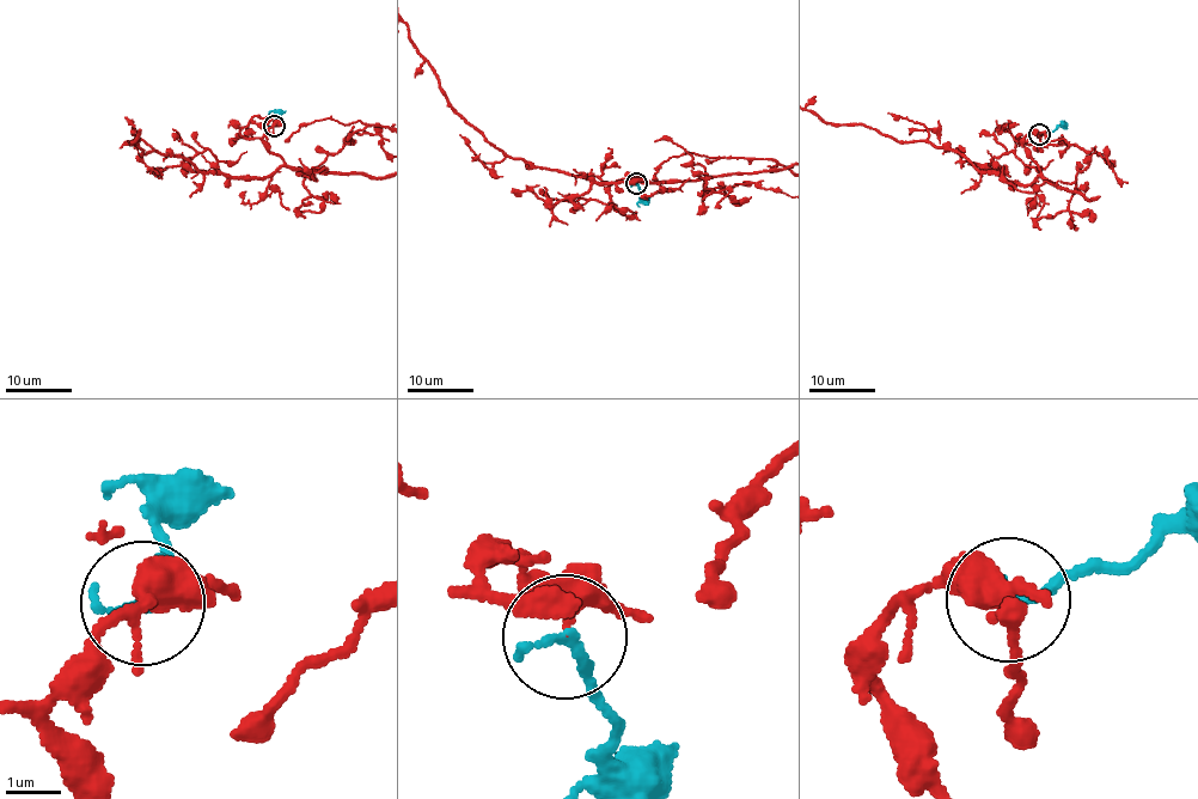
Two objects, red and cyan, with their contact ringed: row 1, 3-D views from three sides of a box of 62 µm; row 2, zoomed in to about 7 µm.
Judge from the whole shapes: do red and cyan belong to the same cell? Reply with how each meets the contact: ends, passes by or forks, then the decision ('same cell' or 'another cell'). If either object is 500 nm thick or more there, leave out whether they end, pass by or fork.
red forks there; cyan passes by; same cell

